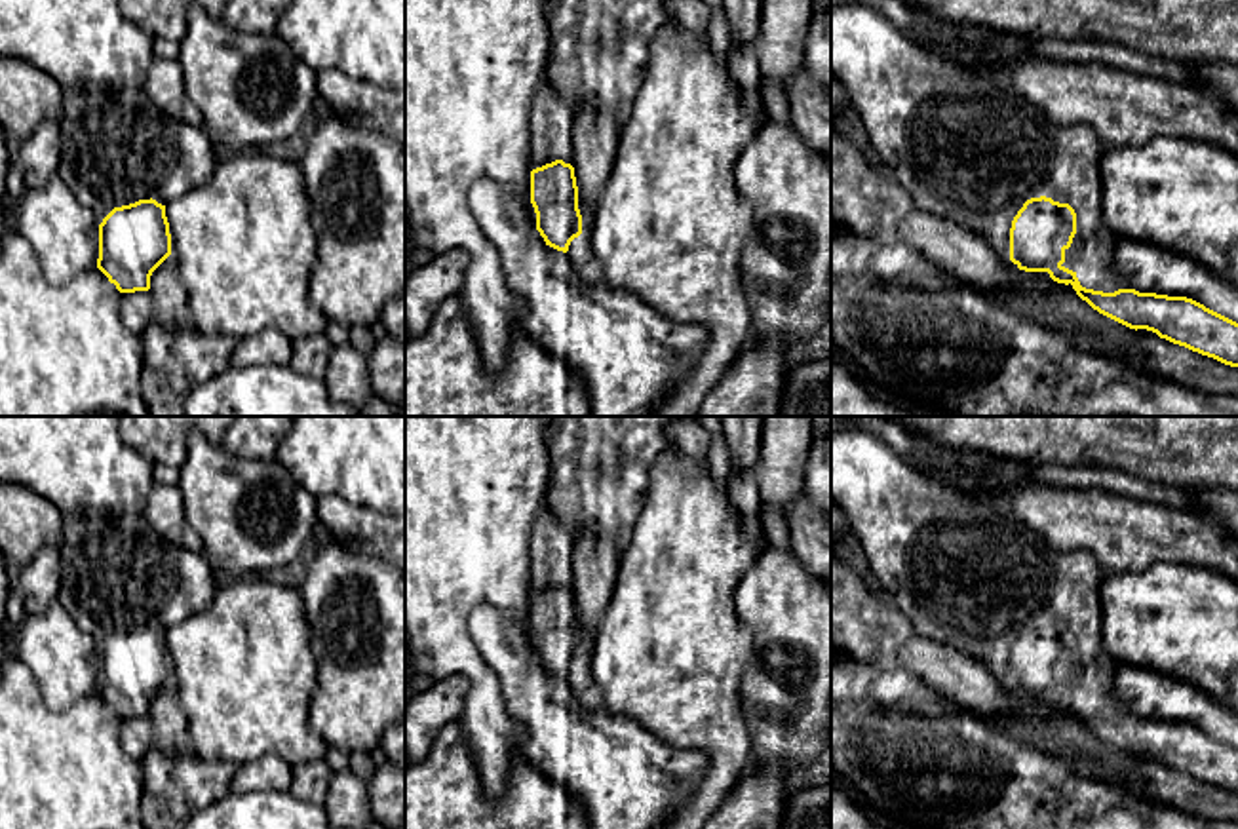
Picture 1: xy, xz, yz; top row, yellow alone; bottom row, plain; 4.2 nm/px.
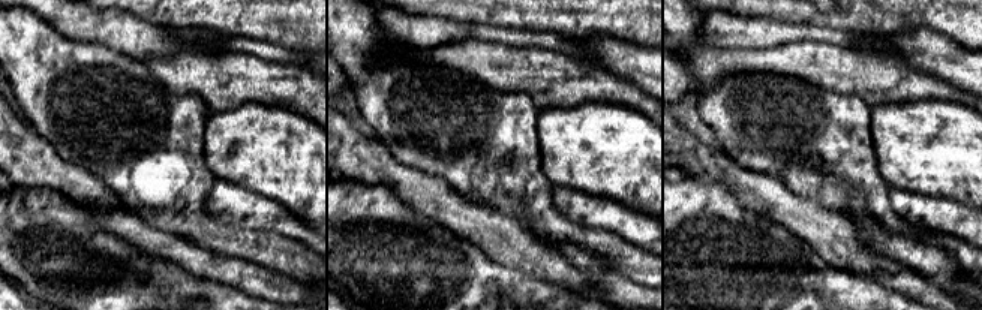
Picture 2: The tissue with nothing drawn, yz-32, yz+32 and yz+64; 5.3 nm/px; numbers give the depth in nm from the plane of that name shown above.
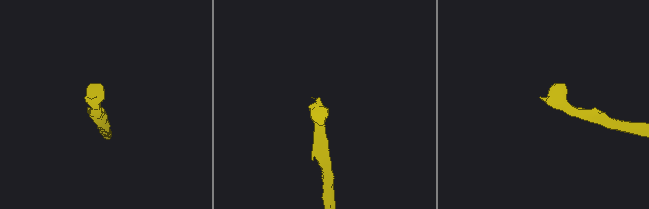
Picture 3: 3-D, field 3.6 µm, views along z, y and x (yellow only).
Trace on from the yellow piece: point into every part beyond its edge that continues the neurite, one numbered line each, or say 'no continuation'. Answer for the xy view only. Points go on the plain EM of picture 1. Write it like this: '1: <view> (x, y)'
1: xy (118, 573)

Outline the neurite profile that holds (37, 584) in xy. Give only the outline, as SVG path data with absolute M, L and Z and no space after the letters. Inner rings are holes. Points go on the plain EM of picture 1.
M57 548L36 551L11 582L21 597L27 614L42 614L59 595L63 561Z

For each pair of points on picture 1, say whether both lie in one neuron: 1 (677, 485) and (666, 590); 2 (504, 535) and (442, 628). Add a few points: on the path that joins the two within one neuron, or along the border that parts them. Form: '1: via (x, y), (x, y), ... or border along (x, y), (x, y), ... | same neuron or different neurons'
1: via (677, 512), (677, 563) | same neuron
2: via (482, 558), (447, 592), (445, 605) | same neuron

